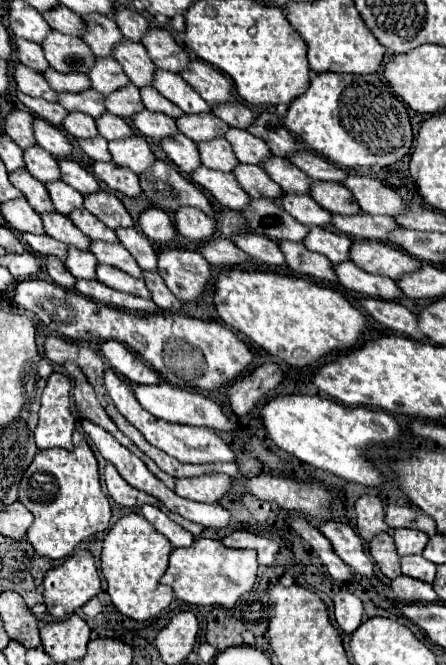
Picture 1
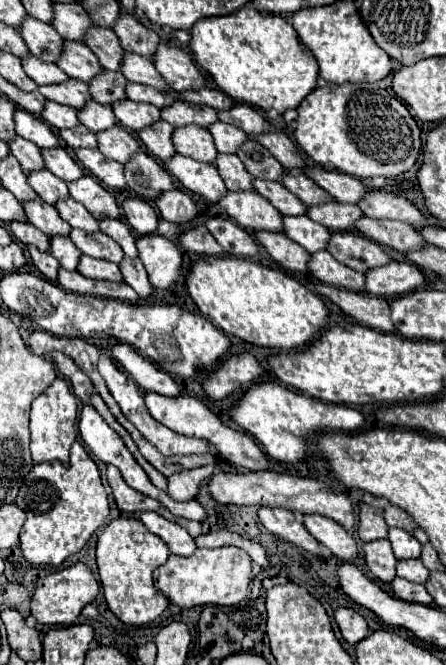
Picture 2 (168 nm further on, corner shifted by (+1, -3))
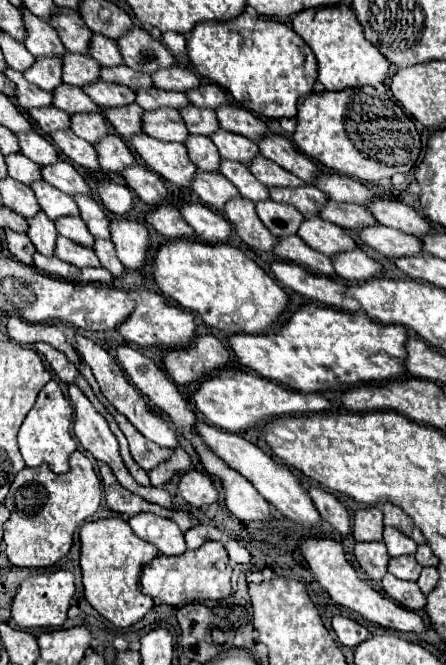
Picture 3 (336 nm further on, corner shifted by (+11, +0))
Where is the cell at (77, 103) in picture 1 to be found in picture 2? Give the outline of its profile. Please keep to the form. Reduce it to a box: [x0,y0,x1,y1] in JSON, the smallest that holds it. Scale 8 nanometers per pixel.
[37,79,91,109]

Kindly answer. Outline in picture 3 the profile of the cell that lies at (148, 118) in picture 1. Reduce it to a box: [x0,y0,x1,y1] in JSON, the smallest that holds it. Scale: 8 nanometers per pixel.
[83,80,135,108]

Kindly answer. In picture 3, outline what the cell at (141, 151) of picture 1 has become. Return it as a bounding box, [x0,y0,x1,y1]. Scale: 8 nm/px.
[71,112,107,144]

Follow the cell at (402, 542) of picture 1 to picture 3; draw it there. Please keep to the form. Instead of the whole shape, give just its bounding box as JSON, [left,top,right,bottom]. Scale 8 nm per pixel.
[383,528,417,556]

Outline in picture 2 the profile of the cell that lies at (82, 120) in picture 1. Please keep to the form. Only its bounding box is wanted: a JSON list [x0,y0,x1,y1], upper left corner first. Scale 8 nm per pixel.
[43,103,79,129]

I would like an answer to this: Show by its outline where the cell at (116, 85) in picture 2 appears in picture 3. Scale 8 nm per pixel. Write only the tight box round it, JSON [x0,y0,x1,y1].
[63,52,101,86]

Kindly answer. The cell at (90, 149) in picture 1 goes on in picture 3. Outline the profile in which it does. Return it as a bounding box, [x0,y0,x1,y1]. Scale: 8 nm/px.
[29,106,69,134]

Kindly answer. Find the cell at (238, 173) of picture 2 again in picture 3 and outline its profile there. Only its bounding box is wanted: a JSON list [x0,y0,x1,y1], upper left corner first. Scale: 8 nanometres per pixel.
[185,134,219,172]

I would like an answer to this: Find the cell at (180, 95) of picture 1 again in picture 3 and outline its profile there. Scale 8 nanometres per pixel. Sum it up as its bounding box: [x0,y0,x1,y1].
[89,34,123,66]

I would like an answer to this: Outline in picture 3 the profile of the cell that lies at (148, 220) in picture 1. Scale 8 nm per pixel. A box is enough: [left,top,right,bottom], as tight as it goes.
[97,182,133,216]

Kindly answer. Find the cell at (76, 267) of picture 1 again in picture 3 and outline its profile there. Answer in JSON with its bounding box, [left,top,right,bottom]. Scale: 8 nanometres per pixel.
[27,212,57,256]

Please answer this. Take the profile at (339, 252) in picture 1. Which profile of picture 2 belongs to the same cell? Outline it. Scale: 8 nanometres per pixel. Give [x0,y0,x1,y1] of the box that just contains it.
[285,215,331,253]

